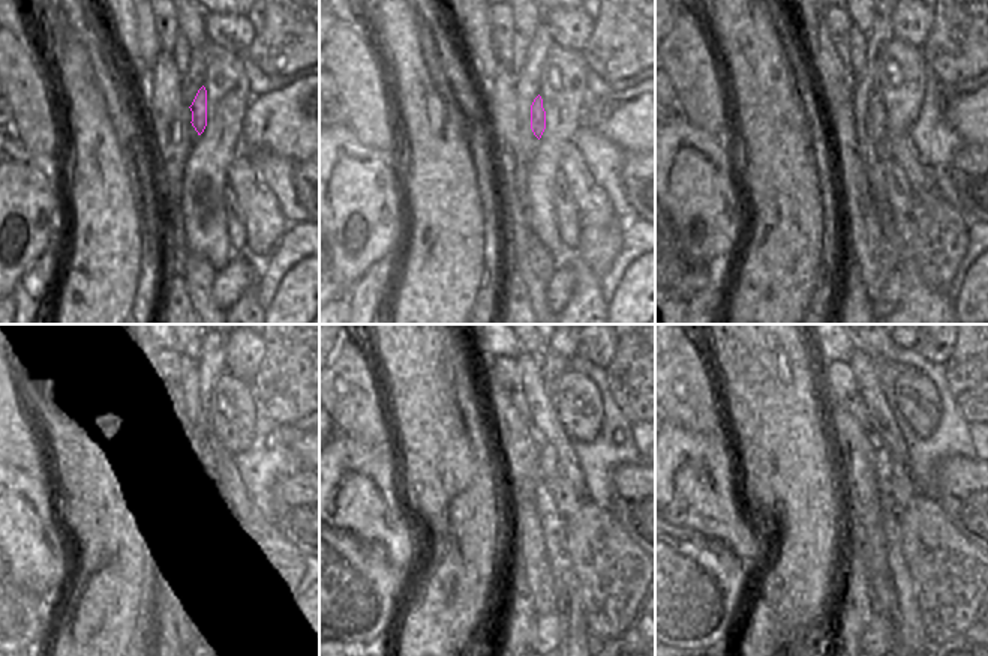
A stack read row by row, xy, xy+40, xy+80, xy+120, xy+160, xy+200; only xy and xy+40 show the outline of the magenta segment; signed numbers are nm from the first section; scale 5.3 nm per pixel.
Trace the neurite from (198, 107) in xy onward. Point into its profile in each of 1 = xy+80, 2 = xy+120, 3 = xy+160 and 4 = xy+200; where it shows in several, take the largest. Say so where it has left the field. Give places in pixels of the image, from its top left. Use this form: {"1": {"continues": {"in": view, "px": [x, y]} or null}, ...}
{"1": {"continues": {"in": "xy+80", "px": [876, 119]}}, "2": {"continues": {"in": "xy+120", "px": [210, 457]}}, "3": {"continues": {"in": "xy+160", "px": [547, 458]}}, "4": {"continues": {"in": "xy+200", "px": [883, 454]}}}

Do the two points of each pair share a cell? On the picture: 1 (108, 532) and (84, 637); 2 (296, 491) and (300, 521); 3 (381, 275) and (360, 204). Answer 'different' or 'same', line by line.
1: same
2: same
3: different

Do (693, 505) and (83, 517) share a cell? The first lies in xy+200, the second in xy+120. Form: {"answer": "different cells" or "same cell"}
{"answer": "different cells"}

